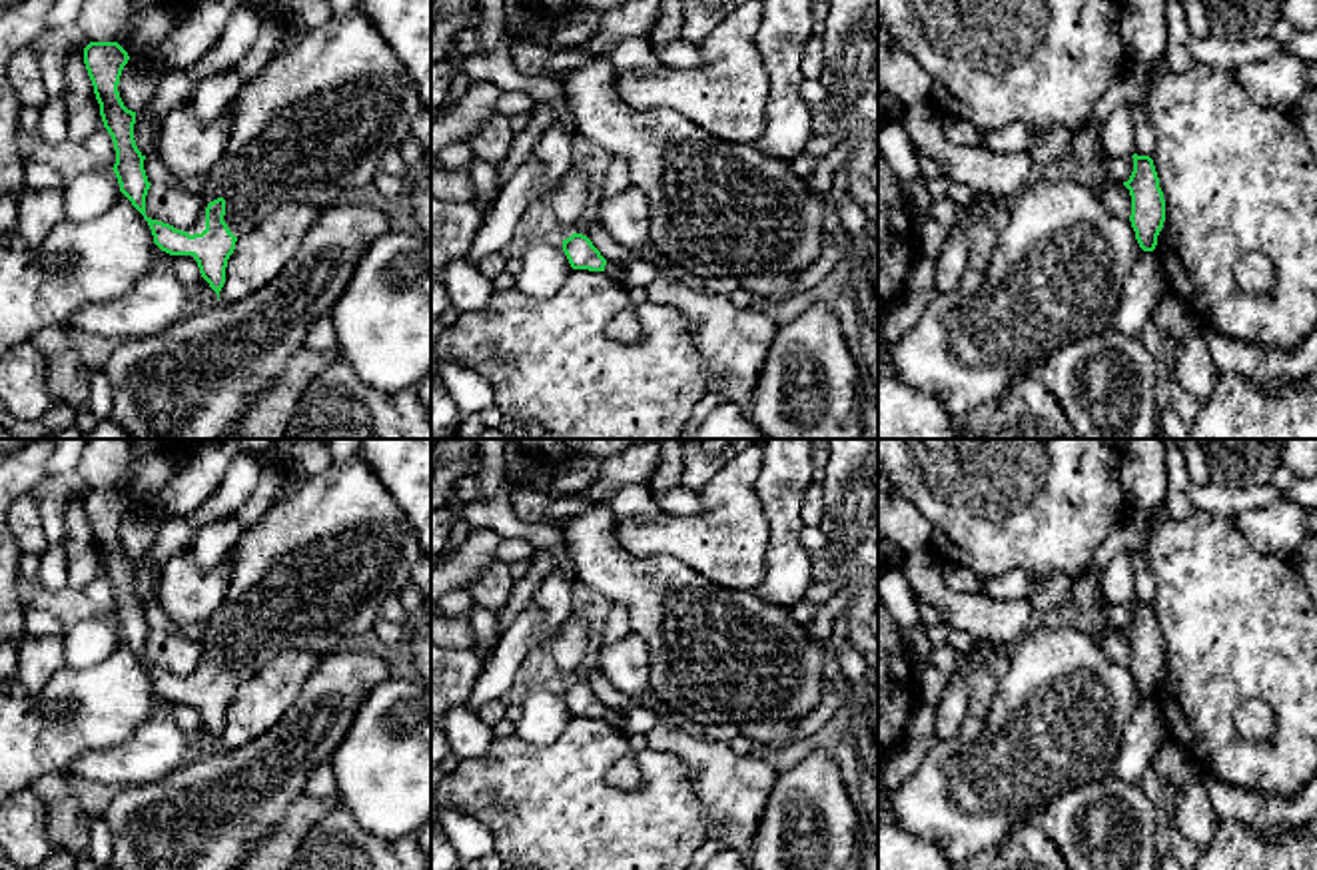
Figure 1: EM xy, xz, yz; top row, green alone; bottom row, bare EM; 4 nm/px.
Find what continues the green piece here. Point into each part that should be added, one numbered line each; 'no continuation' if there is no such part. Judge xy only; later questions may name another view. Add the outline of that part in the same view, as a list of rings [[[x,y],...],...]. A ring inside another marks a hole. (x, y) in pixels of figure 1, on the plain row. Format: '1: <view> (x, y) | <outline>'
1: xy (314, 571) | [[[359,451],[331,463],[323,473],[273,503],[273,507],[243,531],[227,555],[229,585],[220,609],[206,621],[202,660],[188,676],[190,682],[206,676],[206,654],[223,645],[229,678],[239,684],[285,651],[309,651],[319,658],[349,647],[351,639],[371,631],[383,603],[409,585],[411,571],[423,551],[417,533],[397,507],[389,489],[379,481]]]

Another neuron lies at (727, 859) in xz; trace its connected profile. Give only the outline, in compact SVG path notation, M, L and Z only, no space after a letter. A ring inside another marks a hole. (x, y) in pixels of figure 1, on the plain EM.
M722 848L702 870L754 870L754 868L742 852Z

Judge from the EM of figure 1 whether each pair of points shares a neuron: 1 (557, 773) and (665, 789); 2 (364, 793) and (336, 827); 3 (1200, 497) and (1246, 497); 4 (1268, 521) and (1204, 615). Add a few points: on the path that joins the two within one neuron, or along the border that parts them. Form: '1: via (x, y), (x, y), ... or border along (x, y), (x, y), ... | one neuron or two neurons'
1: via (581, 801), (637, 801) | one neuron
2: border along (338, 803), (362, 829), (386, 839) | two neurons
3: via (1212, 497), (1234, 497) | one neuron
4: border along (1248, 543), (1262, 553), (1296, 555) | two neurons

